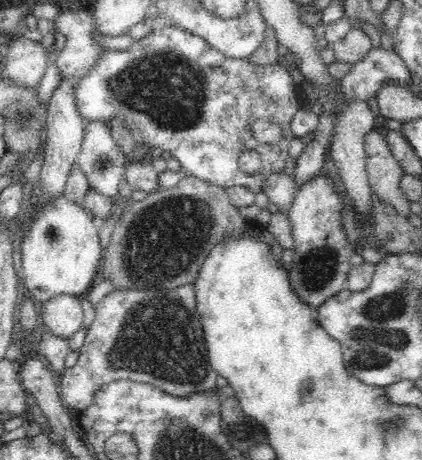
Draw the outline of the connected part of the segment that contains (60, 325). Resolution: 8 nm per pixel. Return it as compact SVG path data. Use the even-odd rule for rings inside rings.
M58 295L41 305L43 322L46 329L69 340L83 326L83 308L78 295Z

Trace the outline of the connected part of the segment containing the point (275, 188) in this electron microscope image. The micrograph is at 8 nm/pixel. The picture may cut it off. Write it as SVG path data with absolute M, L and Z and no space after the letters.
M284 171L269 174L263 180L263 191L269 196L274 210L282 214L287 214L299 188L293 177Z

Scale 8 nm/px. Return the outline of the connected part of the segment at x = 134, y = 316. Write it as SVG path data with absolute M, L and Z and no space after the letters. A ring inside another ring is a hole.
M195 284L180 285L180 288L167 288L167 289L114 289L109 292L108 295L104 296L95 305L94 322L91 323L89 329L87 329L87 336L84 341L84 345L79 350L80 357L78 362L67 368L60 373L62 380L60 380L60 396L62 396L62 405L66 408L74 408L75 410L83 411L89 408L95 400L95 395L104 386L115 382L116 380L130 380L142 384L151 385L153 388L159 389L168 395L174 397L187 398L189 395L211 395L212 392L216 392L216 382L218 375L216 371L212 369L210 362L208 362L208 352L206 347L206 341L202 330L202 323L200 323L200 315L198 309L196 309L196 297L195 297Z

